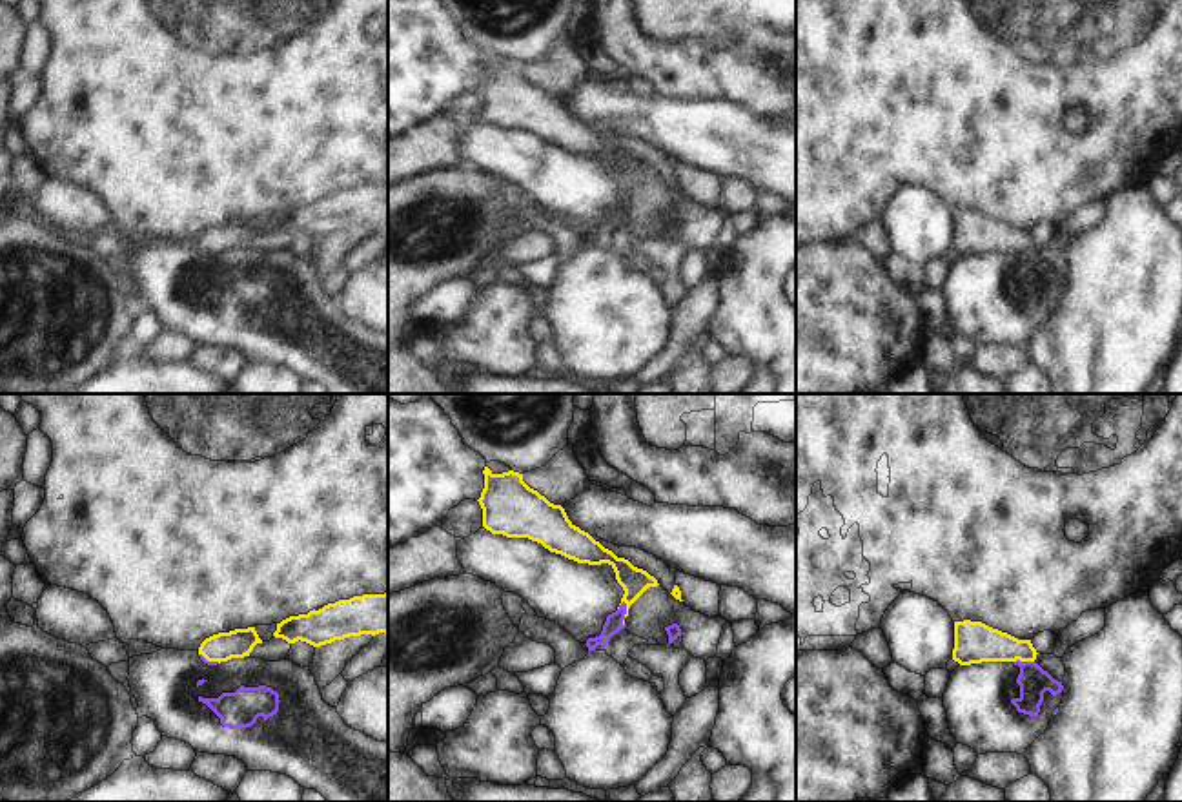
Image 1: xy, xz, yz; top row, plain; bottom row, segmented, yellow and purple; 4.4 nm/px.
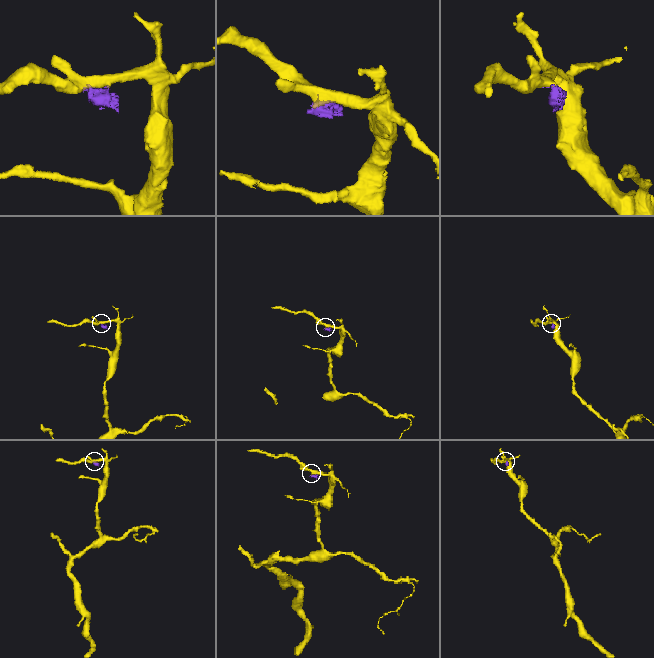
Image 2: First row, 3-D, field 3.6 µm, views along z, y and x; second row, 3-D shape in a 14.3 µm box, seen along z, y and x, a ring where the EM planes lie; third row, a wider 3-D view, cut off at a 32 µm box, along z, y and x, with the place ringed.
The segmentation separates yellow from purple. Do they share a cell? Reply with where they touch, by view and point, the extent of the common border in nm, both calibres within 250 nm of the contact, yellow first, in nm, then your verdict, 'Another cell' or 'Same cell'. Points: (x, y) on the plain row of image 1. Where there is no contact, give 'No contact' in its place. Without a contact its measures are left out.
Touches yellow at xz (627, 205). Shared border 120 nm. Thickness 120 nm (yellow) against 80 nm. Another cell

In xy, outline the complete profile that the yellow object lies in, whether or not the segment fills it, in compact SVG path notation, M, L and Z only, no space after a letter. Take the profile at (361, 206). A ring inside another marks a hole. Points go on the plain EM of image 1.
M388 184L353 188L308 206L290 208L277 215L273 228L288 235L301 231L321 239L335 231L379 224L388 226Z

